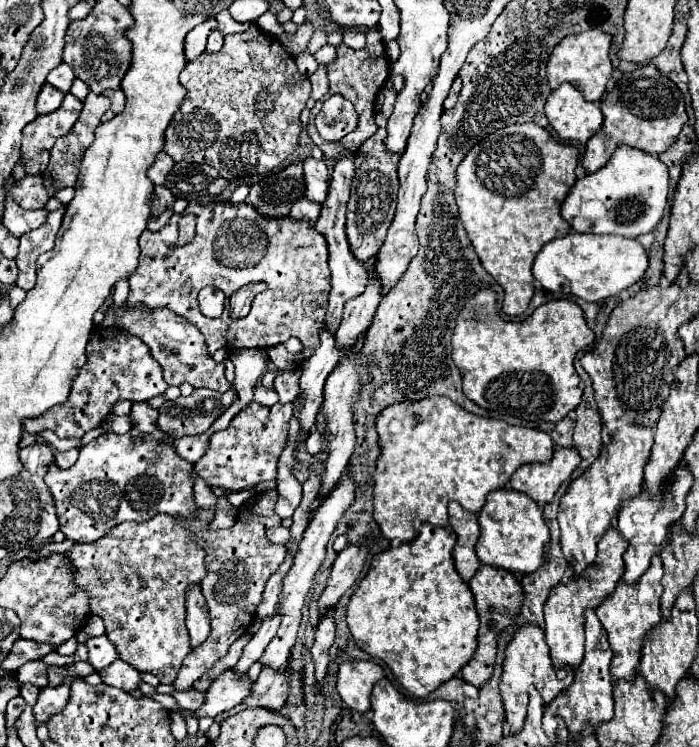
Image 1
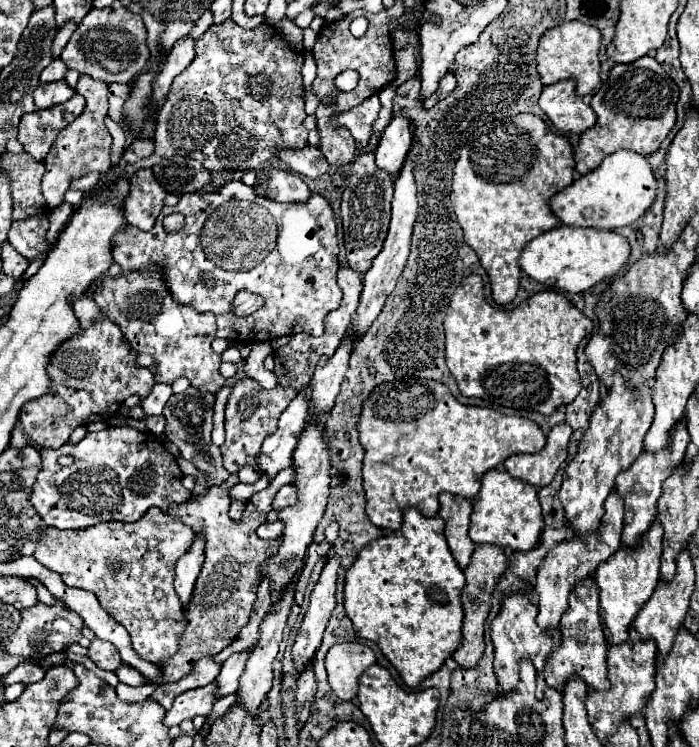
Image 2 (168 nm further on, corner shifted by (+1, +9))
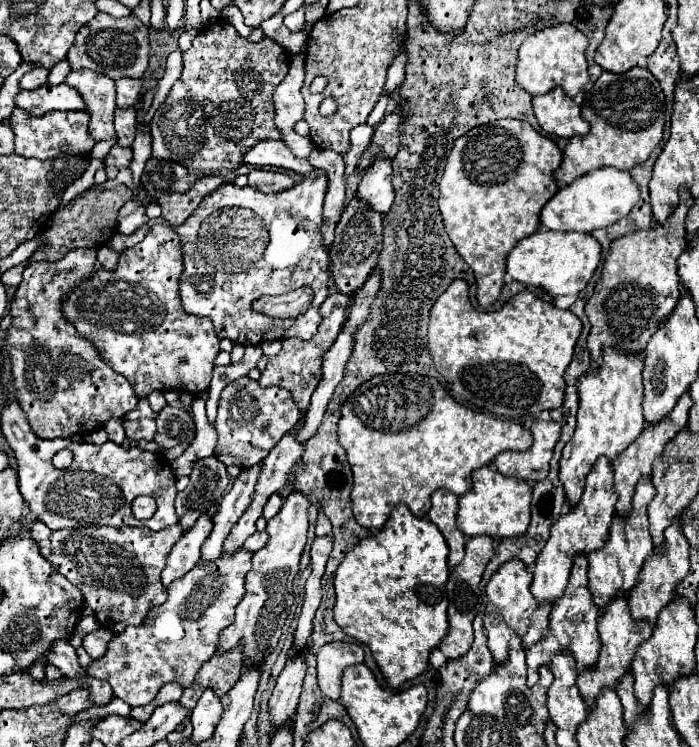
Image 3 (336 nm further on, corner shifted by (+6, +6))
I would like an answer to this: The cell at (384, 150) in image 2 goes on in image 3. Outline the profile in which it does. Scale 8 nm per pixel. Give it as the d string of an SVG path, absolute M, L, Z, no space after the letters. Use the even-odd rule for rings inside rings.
M377 158L375 164L367 168L357 190L357 196L369 200L373 210L381 214L389 212L395 198L395 190L391 184L391 174L393 174L391 162L393 162L391 158Z

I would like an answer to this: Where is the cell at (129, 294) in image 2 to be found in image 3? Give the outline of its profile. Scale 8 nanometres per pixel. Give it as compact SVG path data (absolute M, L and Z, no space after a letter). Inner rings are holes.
M153 224L143 242L139 242L131 252L119 258L117 270L99 270L89 280L81 282L63 300L63 316L75 324L81 336L97 344L101 356L109 366L123 374L133 386L139 398L147 398L153 390L177 390L189 394L203 394L209 388L211 372L219 350L219 338L213 330L209 318L199 318L181 306L179 300L179 276L183 272L181 242L173 228L163 224Z

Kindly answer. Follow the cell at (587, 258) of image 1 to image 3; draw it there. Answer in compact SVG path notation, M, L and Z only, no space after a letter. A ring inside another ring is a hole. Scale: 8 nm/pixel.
M537 230L535 234L517 242L517 246L507 256L507 274L523 284L541 286L551 296L579 294L601 262L601 244L583 232L555 232Z

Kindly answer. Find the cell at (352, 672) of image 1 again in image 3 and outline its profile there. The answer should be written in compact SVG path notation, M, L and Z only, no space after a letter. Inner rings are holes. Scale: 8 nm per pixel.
M331 642L323 646L317 654L317 680L321 692L331 700L339 700L343 670L363 662L363 658L365 652L357 642Z

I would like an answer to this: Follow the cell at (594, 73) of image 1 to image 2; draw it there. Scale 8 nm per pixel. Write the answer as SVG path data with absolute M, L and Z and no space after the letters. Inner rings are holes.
M582 21L560 23L548 29L540 37L540 45L536 51L536 71L540 75L542 85L552 85L562 79L572 79L582 97L592 93L600 85L600 59L598 59L600 43L602 43L600 31Z

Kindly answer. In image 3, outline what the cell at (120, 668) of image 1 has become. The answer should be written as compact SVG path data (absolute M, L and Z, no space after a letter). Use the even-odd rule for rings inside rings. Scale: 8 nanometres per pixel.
M99 628L99 630L95 630L95 632L89 632L89 634L85 636L85 650L87 650L87 654L89 654L93 660L103 658L105 652L107 652L107 644L109 644L111 638L113 638L113 632L107 630L107 628Z

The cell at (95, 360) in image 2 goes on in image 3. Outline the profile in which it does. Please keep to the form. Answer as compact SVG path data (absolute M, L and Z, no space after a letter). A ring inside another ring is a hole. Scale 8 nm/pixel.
M79 248L79 252L69 252L59 262L31 260L11 302L13 322L7 352L13 366L13 386L19 406L39 438L89 434L109 418L123 418L139 402L127 378L109 368L97 346L79 336L75 326L63 318L63 296L95 272L95 262L95 248Z

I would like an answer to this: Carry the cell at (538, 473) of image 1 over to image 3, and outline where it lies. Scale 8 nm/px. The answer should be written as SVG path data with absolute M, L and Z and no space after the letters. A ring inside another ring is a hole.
M535 420L531 426L533 446L527 452L505 452L499 454L493 464L503 476L521 478L525 482L539 482L547 478L549 462L553 458L553 448L561 434L561 424L549 420Z

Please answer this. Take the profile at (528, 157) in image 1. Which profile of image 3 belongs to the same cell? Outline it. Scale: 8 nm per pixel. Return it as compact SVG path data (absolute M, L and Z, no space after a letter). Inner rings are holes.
M497 120L471 132L463 134L455 144L447 158L445 174L439 184L439 210L443 216L445 230L455 246L455 250L463 256L463 260L473 268L477 278L477 300L481 306L493 306L503 290L505 276L505 258L515 248L519 240L537 232L539 214L545 202L559 190L555 182L555 170L561 166L561 150L557 144L541 136L529 122L525 120Z

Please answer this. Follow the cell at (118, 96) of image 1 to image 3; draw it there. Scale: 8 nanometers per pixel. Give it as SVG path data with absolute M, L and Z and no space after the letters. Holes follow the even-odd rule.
M115 108L115 132L119 146L131 146L135 138L135 108Z

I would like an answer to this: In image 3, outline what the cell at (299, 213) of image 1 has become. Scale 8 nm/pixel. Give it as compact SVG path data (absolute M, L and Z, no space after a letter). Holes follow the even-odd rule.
M251 170L249 172L249 186L263 192L263 194L277 194L283 190L289 190L293 186L293 178L283 172L273 172L273 170Z

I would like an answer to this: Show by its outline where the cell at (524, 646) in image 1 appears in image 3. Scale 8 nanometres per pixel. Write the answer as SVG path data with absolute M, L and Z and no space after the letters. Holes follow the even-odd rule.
M509 560L495 572L495 576L487 584L487 612L485 612L485 630L489 638L489 650L497 664L505 664L509 658L509 640L513 634L517 634L523 640L523 648L529 650L539 640L543 640L549 632L549 612L551 608L543 608L543 604L537 604L535 596L529 592L531 586L531 574L519 560Z

